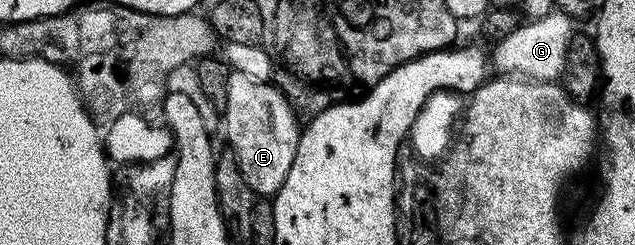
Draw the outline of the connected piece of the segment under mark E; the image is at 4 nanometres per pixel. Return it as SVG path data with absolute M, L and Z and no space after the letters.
M231 71L226 106L221 113L222 124L226 127L226 140L230 143L229 151L238 164L244 182L258 198L272 198L278 193L280 186L284 186L284 178L288 178L288 170L292 170L292 158L296 158L296 146L300 135L300 123L298 124L297 118L294 117L295 105L281 87L273 88L272 85L273 83L265 80L253 80L244 74Z

